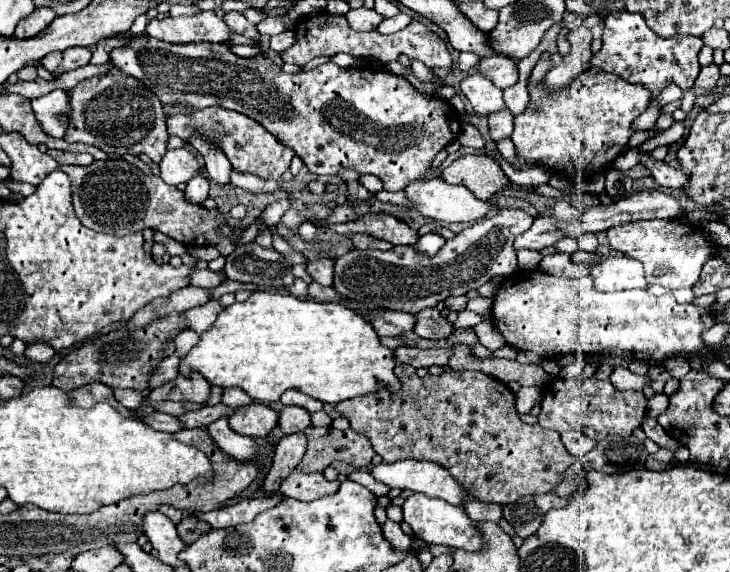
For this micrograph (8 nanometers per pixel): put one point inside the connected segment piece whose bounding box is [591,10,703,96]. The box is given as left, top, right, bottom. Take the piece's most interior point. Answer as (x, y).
(632, 50)

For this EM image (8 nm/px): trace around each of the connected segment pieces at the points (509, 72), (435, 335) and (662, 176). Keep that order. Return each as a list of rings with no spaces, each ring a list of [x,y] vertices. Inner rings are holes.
[[[505,56],[481,58],[479,60],[479,72],[485,74],[485,78],[489,78],[501,90],[513,86],[519,80],[517,62],[513,62],[513,58],[505,58]]]
[[[425,308],[417,314],[415,334],[429,340],[447,338],[453,332],[453,324],[435,308]]]
[[[649,154],[641,156],[641,164],[649,168],[651,176],[655,178],[655,182],[661,188],[671,188],[671,190],[685,190],[685,186],[689,186],[689,176],[681,170],[671,168],[669,164],[661,162],[661,160],[653,160],[649,158]]]

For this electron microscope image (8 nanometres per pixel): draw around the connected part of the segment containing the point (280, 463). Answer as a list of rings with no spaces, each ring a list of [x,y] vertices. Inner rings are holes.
[[[301,432],[289,434],[289,436],[279,440],[279,444],[275,446],[273,466],[269,468],[269,472],[267,472],[265,480],[263,480],[261,492],[265,492],[265,490],[279,490],[281,482],[301,462],[301,458],[305,454],[305,446],[307,446],[307,438]]]

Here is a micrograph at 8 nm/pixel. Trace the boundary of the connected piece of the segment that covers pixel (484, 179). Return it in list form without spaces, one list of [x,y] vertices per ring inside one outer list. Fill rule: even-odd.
[[[489,154],[457,158],[449,168],[443,170],[441,178],[447,184],[463,184],[479,200],[489,200],[499,190],[511,186],[509,178]]]

